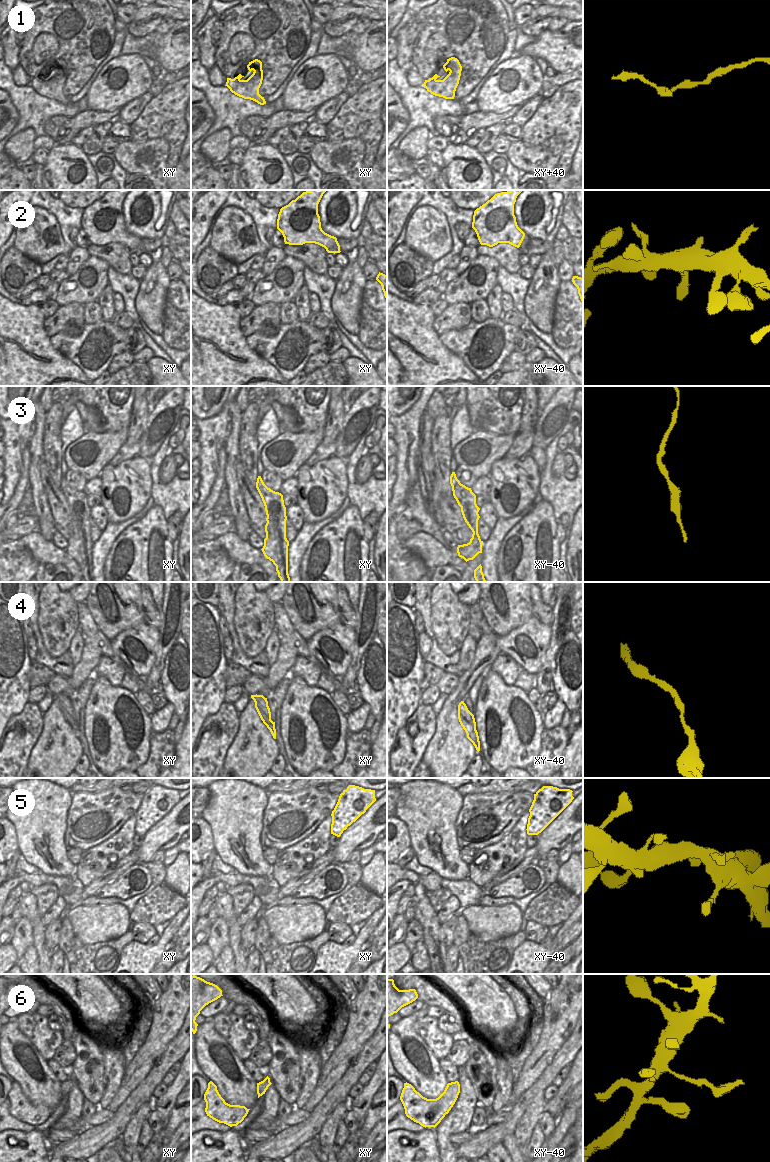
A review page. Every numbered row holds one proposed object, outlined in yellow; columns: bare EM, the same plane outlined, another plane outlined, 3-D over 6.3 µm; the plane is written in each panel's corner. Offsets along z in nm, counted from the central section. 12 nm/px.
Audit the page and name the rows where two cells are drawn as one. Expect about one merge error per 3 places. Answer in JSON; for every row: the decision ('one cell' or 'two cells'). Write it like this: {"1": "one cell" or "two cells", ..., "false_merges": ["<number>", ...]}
{"1": "one cell", "2": "one cell", "3": "two cells", "4": "one cell", "5": "one cell", "6": "two cells", "false_merges": ["3", "6"]}

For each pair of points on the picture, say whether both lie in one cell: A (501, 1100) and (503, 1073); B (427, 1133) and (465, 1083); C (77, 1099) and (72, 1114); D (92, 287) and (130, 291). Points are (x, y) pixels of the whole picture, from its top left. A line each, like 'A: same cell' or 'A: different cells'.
A: same cell
B: different cells
C: same cell
D: different cells

